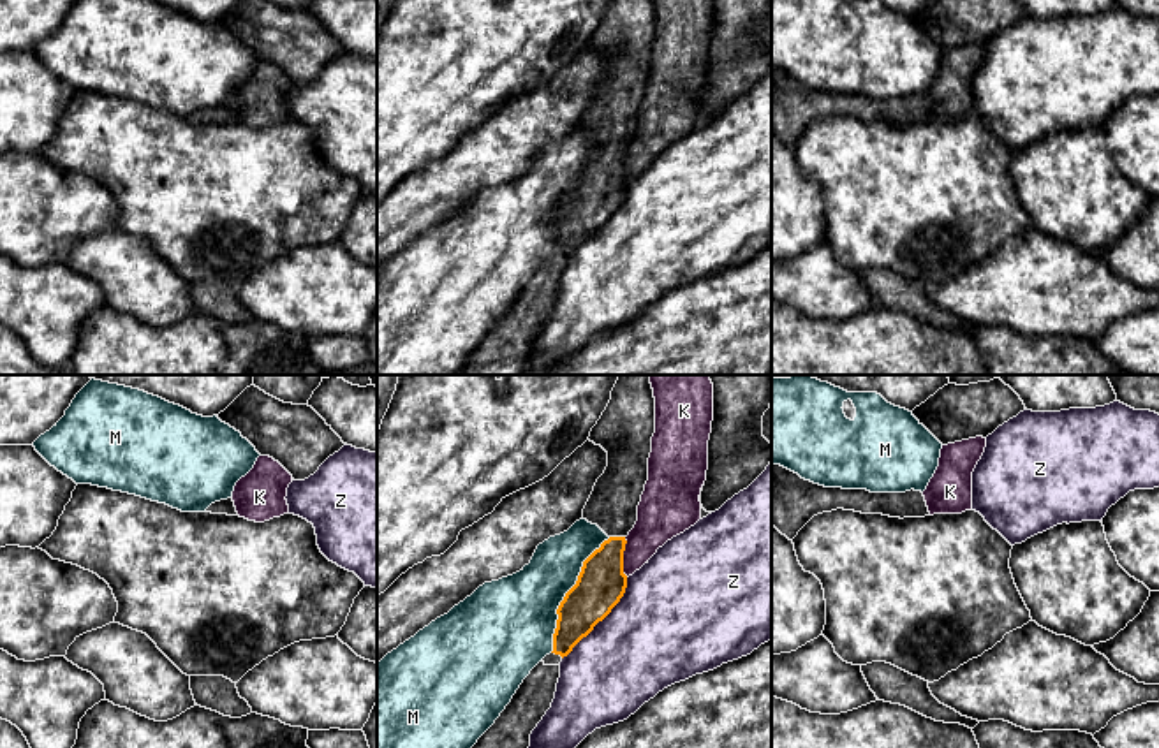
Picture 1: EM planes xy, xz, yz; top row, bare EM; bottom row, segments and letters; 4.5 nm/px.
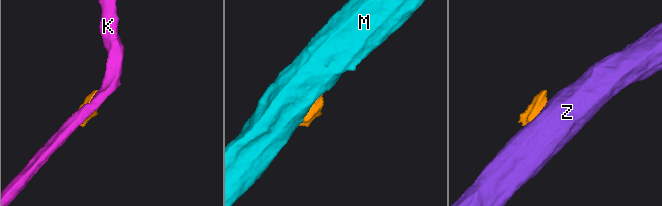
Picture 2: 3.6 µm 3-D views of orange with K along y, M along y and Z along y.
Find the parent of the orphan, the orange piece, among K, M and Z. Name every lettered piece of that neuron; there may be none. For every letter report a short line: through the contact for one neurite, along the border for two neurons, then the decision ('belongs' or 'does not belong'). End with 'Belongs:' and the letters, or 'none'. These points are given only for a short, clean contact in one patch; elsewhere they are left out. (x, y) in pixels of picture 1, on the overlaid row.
K: does not belong
M: does not belong
Z: does not belong
Belongs: none

